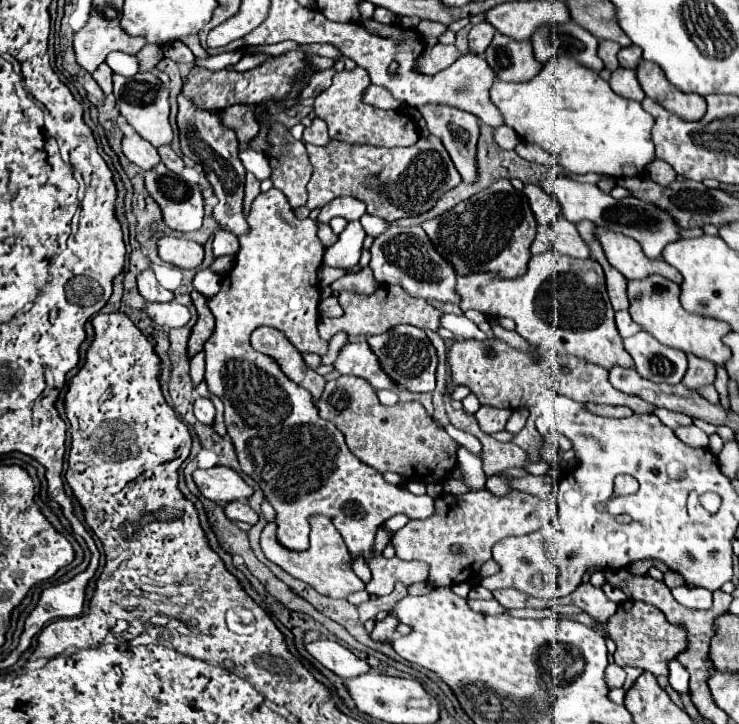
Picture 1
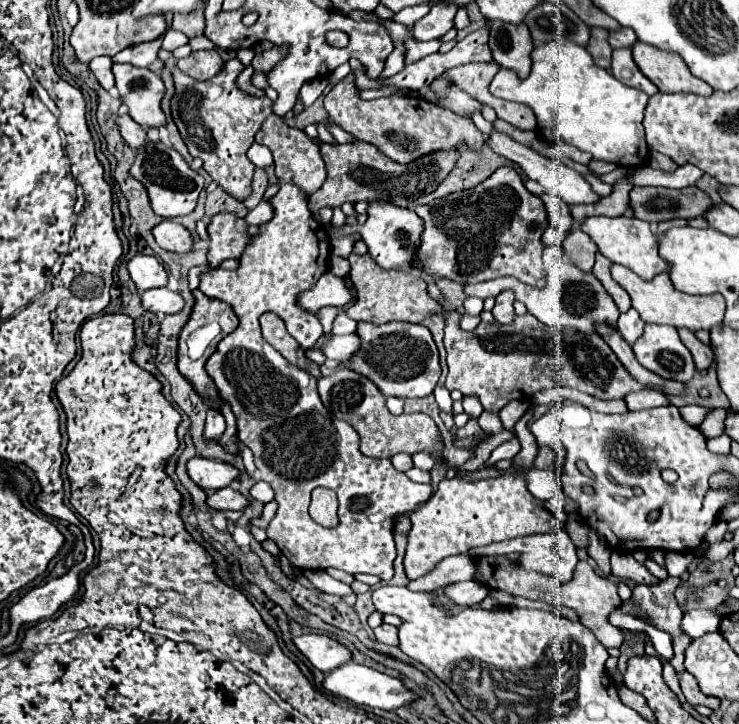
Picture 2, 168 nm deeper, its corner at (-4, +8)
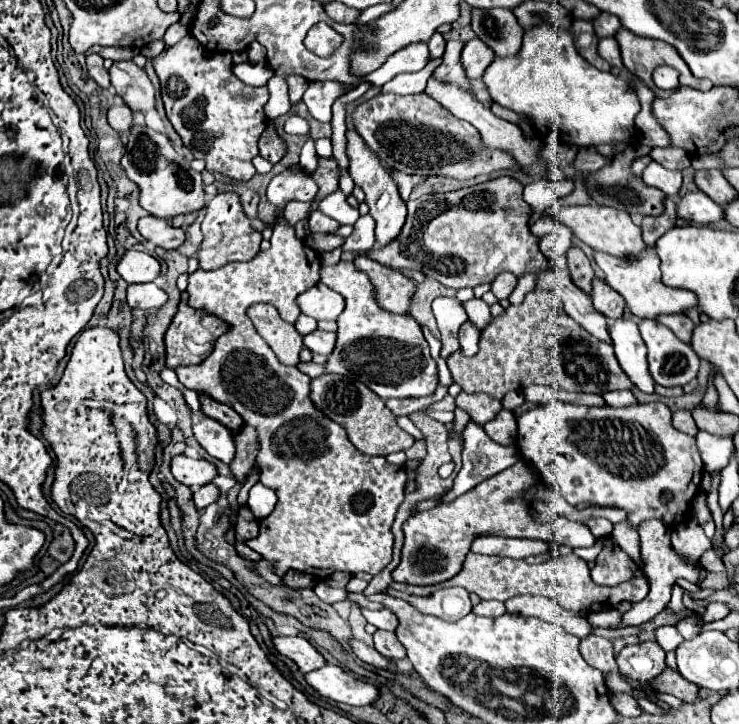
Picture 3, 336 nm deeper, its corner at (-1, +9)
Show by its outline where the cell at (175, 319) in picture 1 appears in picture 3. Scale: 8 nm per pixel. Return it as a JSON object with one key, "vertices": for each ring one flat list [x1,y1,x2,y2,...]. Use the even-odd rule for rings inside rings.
{"vertices":[[154,282,148,284,130,284,128,286,128,304,130,308,140,308,140,310,148,310,148,308,160,308,164,306,168,300,168,294,156,286]]}

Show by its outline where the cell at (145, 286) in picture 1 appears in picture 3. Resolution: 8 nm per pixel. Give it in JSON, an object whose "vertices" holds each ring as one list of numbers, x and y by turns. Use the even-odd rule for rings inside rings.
{"vertices":[[134,250,122,256,116,270,128,284,154,282,160,276,158,260,146,252,134,252]]}

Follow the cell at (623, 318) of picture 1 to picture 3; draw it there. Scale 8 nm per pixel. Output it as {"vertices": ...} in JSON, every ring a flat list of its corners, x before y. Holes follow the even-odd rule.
{"vertices":[[626,316,620,320,610,322,610,338,614,344,616,358,620,360,620,366,624,372,632,378,632,382,642,390,642,392,654,392,654,380,648,372,648,362,646,362,646,348,644,340,638,332,638,324]]}

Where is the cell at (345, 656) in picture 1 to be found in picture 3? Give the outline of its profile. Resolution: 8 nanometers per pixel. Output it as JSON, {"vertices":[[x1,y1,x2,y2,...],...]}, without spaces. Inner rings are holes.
{"vertices":[[302,636,274,638,274,646,282,656,294,660,302,672,312,672,312,670,318,670,326,664,324,656]]}

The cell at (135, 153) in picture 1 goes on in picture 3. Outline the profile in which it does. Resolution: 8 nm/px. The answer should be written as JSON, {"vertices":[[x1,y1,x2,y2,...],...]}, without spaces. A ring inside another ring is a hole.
{"vertices":[[126,104,122,106,112,106,108,110,108,122,116,132,130,132,132,128,132,112]]}

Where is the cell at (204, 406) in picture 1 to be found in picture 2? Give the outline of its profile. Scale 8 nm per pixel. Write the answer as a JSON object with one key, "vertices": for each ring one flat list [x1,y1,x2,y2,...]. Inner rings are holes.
{"vertices":[[215,409,207,411,207,423,205,423,205,431,203,437,205,441,219,441,219,437,223,435,225,429,225,421,221,413,215,413]]}

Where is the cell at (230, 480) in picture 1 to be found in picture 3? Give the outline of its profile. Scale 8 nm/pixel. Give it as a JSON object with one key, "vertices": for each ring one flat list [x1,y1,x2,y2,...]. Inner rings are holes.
{"vertices":[[184,454,180,456,174,456,172,458,172,466,170,466,174,478,190,488,200,488,202,484,208,484,212,482,218,472,216,472,216,466,208,460,192,460]]}

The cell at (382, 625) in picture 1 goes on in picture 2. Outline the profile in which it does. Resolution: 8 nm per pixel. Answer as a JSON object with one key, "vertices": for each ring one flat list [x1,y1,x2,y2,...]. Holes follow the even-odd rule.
{"vertices":[[379,625,375,631,375,639,379,643,387,643,387,645,399,645,399,637,397,637,397,627,393,625]]}

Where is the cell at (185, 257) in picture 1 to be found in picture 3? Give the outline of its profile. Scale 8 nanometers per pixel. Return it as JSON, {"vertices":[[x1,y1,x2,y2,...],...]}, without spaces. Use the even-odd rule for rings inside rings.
{"vertices":[[154,216,140,218,138,230,148,242,152,242,152,244,164,248,164,250,174,250,184,242,184,230,174,228,164,218,154,218]]}

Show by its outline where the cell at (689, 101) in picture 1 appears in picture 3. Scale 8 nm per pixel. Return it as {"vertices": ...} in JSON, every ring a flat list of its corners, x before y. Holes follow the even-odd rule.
{"vertices":[[620,28,616,32,616,40,622,50,624,66,634,76,638,76,650,90,654,90,656,96,660,96,660,88,654,84,652,72,664,64,678,70,680,86,690,86,696,90,710,90,712,88,710,80,700,80,700,78,692,76,690,68,686,66,686,62,682,60,682,56,678,54,678,50,674,46,670,46,666,42,656,42,650,38,640,38,626,28]]}

